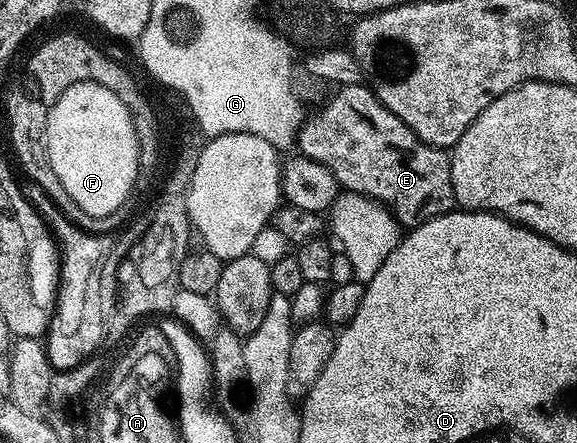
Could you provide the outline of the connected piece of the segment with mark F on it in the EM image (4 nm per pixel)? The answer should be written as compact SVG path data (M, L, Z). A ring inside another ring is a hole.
M79 82L62 96L54 105L48 107L49 124L46 138L49 141L50 164L58 180L62 180L62 188L70 192L70 200L74 200L77 211L81 215L89 214L92 218L108 218L128 197L133 197L136 177L139 172L140 141L136 138L136 126L132 122L132 114L110 92L110 88L102 88L102 84Z

